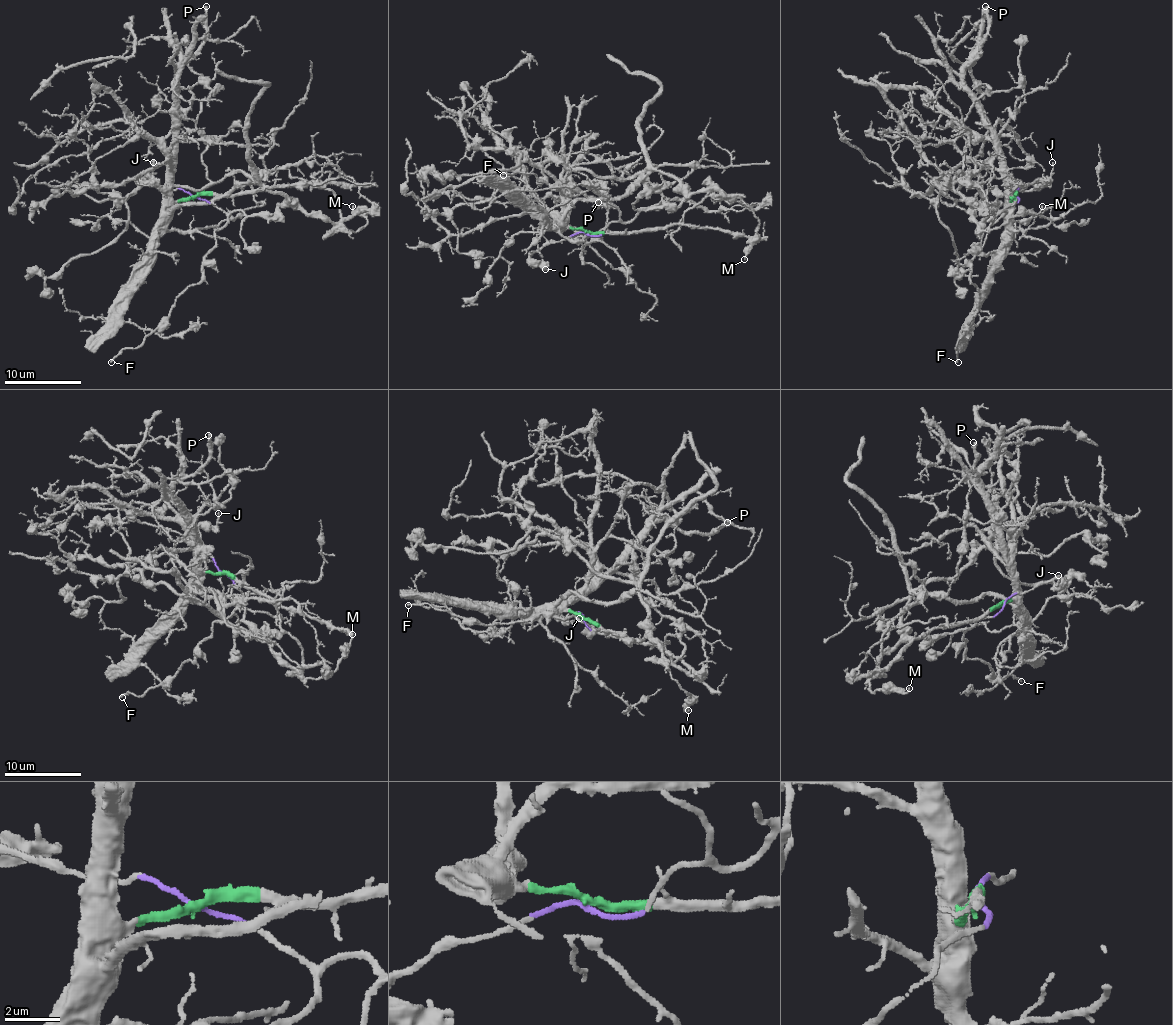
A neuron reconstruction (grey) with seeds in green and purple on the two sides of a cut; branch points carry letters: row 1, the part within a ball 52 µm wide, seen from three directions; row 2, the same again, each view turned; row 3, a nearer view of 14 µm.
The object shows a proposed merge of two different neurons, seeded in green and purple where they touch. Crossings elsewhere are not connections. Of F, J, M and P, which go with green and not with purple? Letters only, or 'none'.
P

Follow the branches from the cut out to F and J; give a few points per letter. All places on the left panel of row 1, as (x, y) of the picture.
F: (194, 196), (226, 214), (201, 266), (201, 279), (176, 299), (140, 345), (124, 349), (111, 362)
J: (194, 196), (180, 189), (153, 187), (145, 183), (140, 177), (151, 177), (153, 162)

